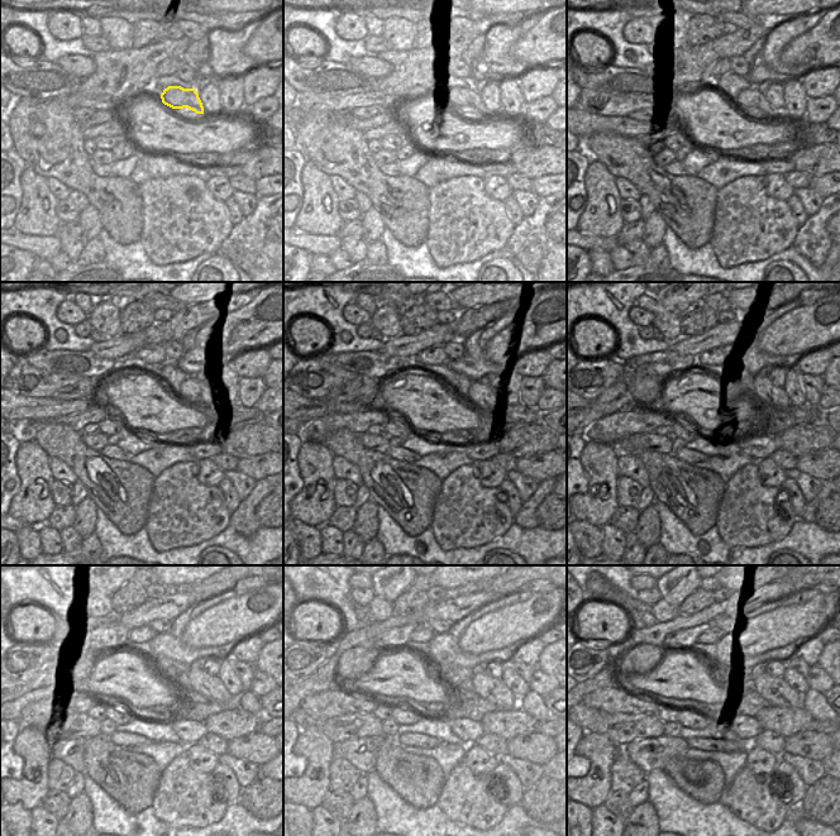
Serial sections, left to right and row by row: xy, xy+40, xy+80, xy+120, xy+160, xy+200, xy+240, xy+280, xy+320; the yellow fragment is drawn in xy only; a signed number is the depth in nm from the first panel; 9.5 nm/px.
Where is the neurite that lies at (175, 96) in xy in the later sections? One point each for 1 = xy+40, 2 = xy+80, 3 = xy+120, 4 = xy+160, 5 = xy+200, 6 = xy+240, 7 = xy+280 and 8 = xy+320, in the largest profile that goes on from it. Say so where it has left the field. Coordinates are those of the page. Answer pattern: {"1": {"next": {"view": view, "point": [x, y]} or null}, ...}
{"1": {"next": {"view": "xy+40", "point": [462, 98]}}, "2": {"next": {"view": "xy+80", "point": [753, 99]}}, "3": {"next": {"view": "xy+120", "point": [195, 393]}}, "4": {"next": {"view": "xy+160", "point": [483, 397]}}, "5": {"next": {"view": "xy+200", "point": [772, 399]}}, "6": {"next": {"view": "xy+240", "point": [210, 686]}}, "7": {"next": {"view": "xy+280", "point": [494, 689]}}, "8": {"next": {"view": "xy+320", "point": [777, 692]}}}

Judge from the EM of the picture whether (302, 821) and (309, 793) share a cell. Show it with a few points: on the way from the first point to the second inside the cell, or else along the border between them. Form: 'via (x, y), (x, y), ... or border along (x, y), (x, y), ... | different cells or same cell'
border along (296, 803), (304, 805), (311, 811) | different cells

